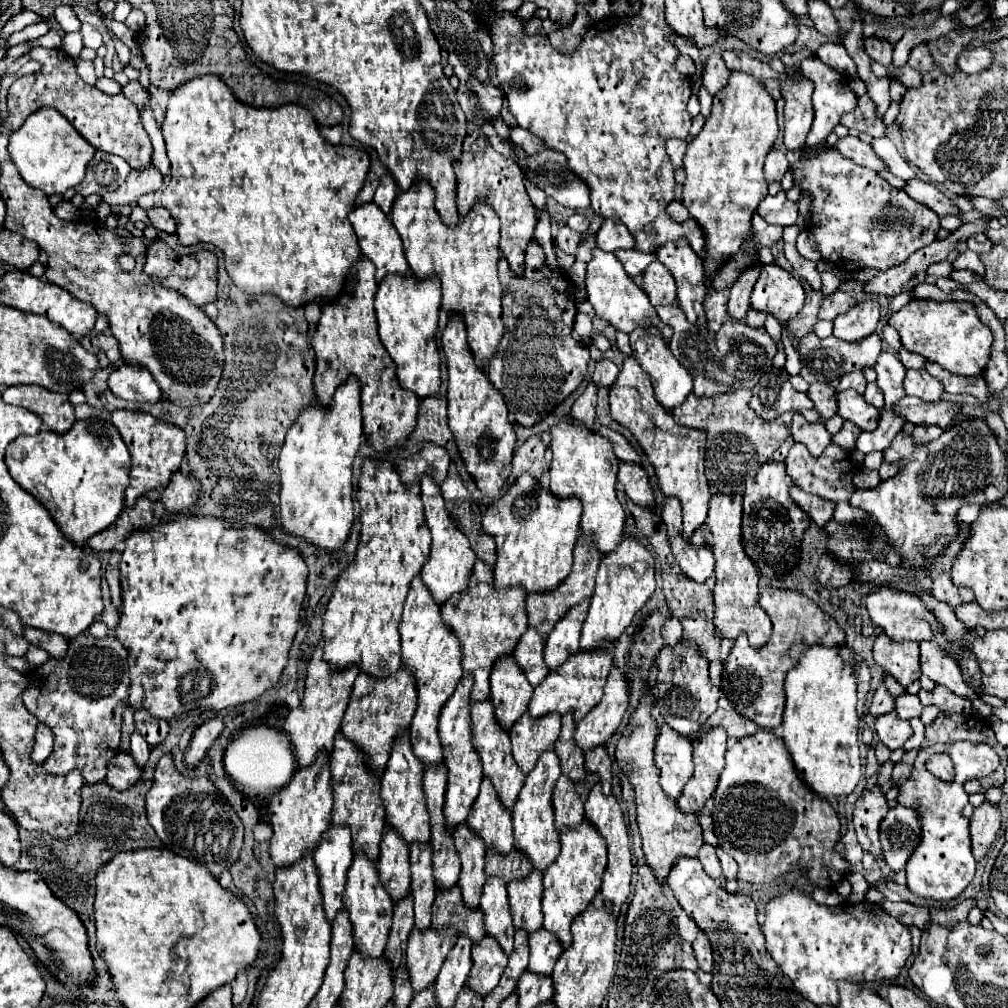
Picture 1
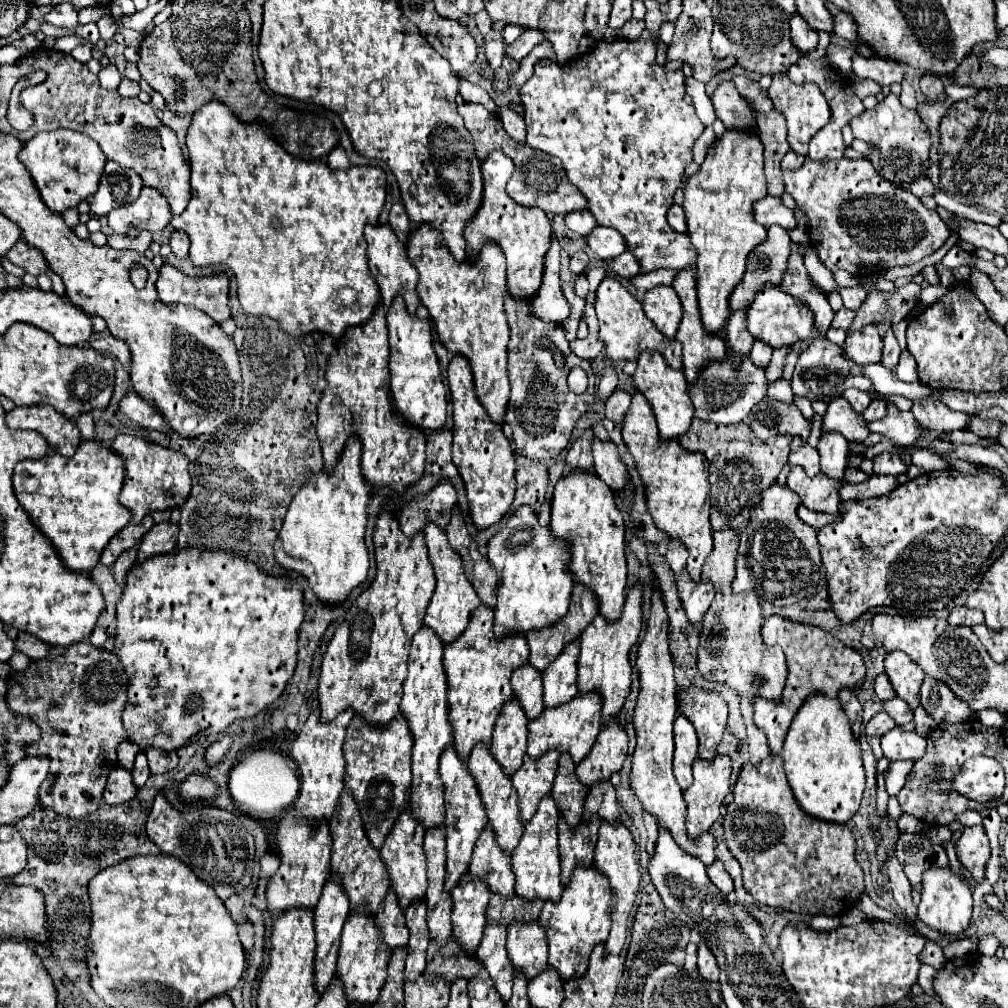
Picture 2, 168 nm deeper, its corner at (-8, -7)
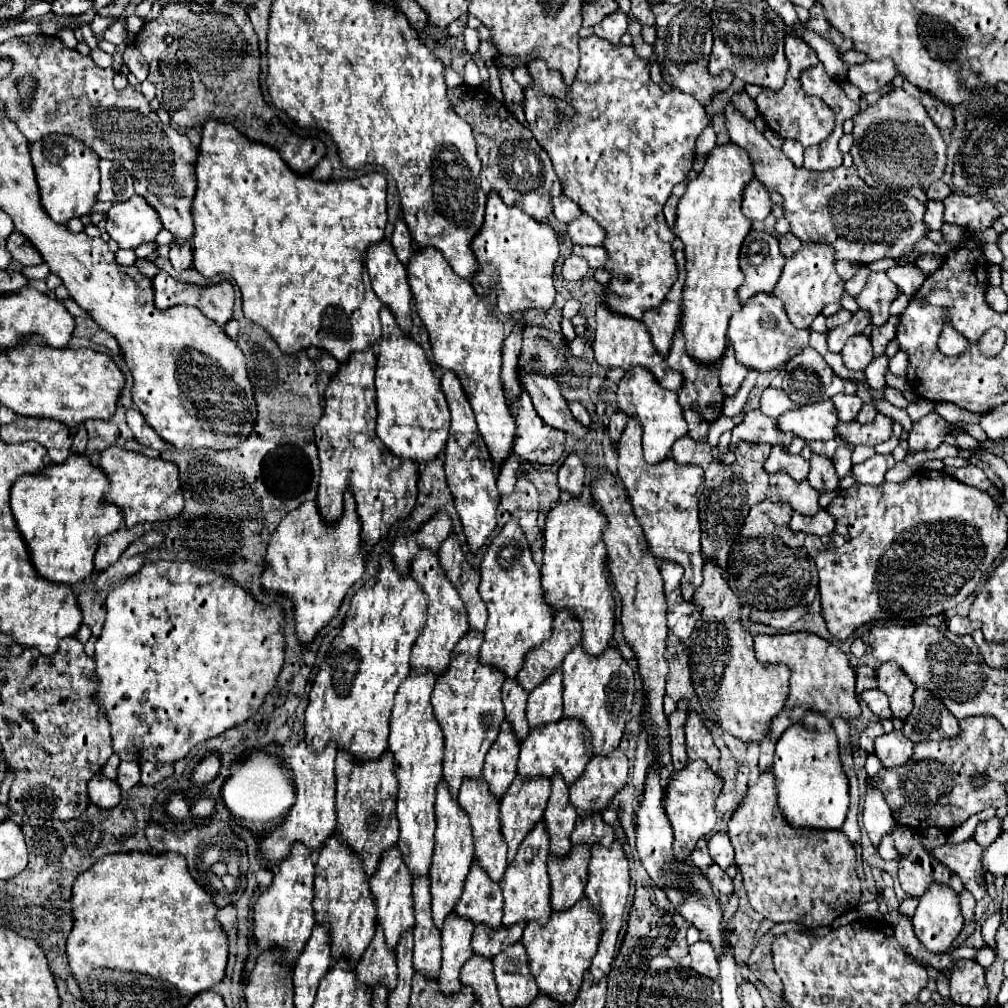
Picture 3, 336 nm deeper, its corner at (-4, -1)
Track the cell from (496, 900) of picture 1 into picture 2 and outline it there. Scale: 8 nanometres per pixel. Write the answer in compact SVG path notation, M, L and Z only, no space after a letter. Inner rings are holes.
M490 923L484 931L476 959L486 967L502 1003L508 1003L512 995L512 963L506 955L506 927Z

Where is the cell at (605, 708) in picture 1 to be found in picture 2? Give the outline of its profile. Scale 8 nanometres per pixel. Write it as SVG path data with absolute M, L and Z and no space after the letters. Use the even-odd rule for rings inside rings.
M618 721L604 725L596 745L588 757L576 767L576 777L584 787L592 787L602 781L610 781L614 773L620 773L628 755L628 737Z

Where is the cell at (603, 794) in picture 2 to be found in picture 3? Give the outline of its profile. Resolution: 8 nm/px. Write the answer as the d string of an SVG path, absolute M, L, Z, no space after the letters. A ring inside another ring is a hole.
M602 811L594 813L590 817L578 817L576 829L572 831L572 843L602 843L604 847L612 845L614 841L614 831L608 827L602 819Z

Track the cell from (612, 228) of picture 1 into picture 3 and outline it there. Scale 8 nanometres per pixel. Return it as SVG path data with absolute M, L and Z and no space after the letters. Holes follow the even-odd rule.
M586 213L568 225L568 235L576 245L594 245L594 247L602 247L606 239L606 231Z

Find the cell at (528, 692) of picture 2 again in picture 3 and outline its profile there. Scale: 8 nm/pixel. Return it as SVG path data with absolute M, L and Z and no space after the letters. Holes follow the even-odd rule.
M506 679L502 685L502 701L506 707L506 719L512 723L518 739L524 739L530 731L530 725L526 719L528 691L524 691L524 687L520 687L516 679Z

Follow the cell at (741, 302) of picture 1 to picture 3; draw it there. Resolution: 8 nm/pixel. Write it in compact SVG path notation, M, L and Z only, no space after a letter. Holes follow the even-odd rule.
M728 345L722 355L722 361L720 361L720 389L722 389L722 393L732 397L738 391L740 383L744 381L746 373L748 373L748 369L736 361L734 349L732 349L732 345Z

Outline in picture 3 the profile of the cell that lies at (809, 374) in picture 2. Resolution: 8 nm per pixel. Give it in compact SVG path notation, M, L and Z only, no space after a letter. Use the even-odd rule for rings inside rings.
M806 347L786 363L786 379L782 389L794 401L808 405L832 399L836 393L856 393L858 385L852 379L838 377L822 355L818 355L818 351Z

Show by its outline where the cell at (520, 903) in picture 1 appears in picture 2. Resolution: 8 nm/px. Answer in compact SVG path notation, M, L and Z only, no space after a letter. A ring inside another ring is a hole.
M512 923L508 927L508 959L512 959L512 973L534 979L548 967L548 945L544 927L540 923Z

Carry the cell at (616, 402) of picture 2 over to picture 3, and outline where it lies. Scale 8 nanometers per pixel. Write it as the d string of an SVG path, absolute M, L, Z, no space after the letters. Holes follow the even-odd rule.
M616 409L616 411L608 417L608 431L610 431L610 439L612 439L612 441L618 441L618 439L620 439L626 421L628 421L628 417L626 417L626 413L620 411L620 409Z

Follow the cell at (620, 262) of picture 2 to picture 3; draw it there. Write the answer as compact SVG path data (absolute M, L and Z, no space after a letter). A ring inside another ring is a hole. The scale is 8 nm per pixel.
M574 245L574 253L584 257L588 261L590 267L600 269L608 263L608 251L604 247L582 247L582 245Z

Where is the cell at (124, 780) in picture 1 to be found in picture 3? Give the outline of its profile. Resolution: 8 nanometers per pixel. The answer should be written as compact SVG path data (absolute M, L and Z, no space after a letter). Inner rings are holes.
M98 773L96 777L92 777L92 781L88 781L88 797L94 805L104 807L104 809L112 809L120 803L122 791L116 781Z

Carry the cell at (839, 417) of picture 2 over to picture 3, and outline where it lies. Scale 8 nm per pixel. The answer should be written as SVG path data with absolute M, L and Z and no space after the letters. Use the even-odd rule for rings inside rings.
M830 399L804 405L796 411L788 411L778 417L778 429L792 431L794 435L808 441L838 439L838 431L836 431L838 423L840 423L838 413Z

